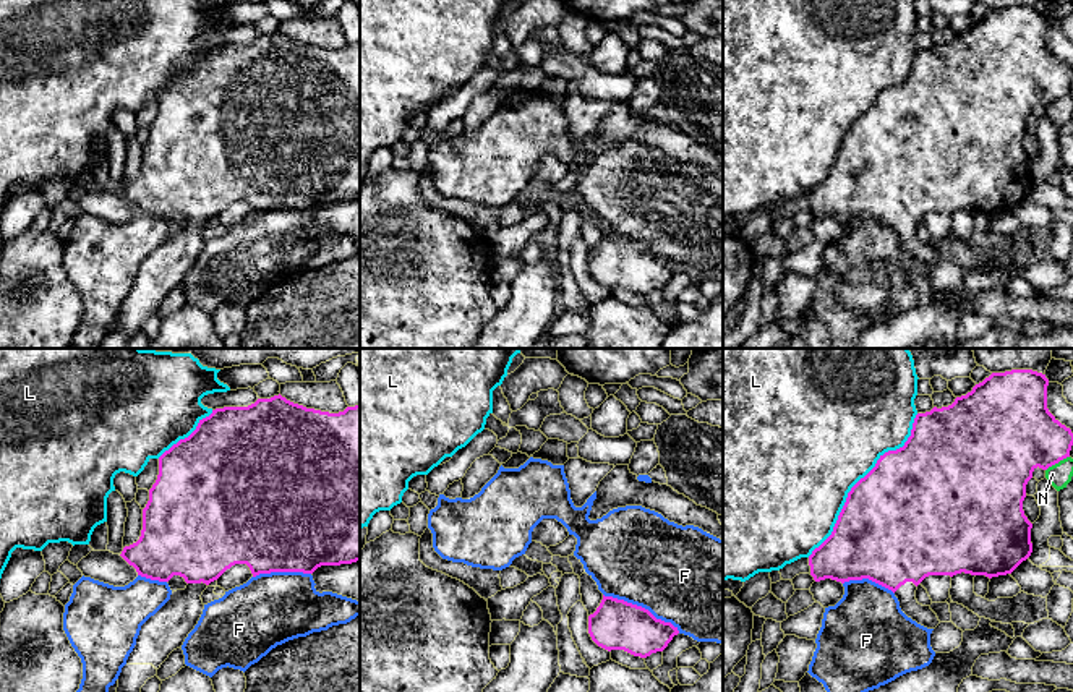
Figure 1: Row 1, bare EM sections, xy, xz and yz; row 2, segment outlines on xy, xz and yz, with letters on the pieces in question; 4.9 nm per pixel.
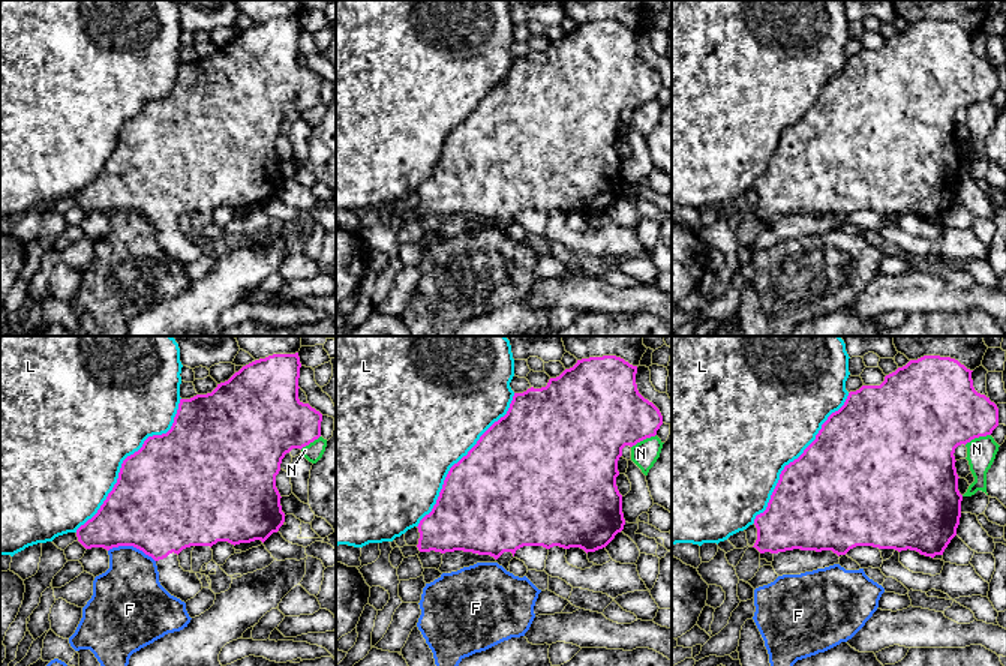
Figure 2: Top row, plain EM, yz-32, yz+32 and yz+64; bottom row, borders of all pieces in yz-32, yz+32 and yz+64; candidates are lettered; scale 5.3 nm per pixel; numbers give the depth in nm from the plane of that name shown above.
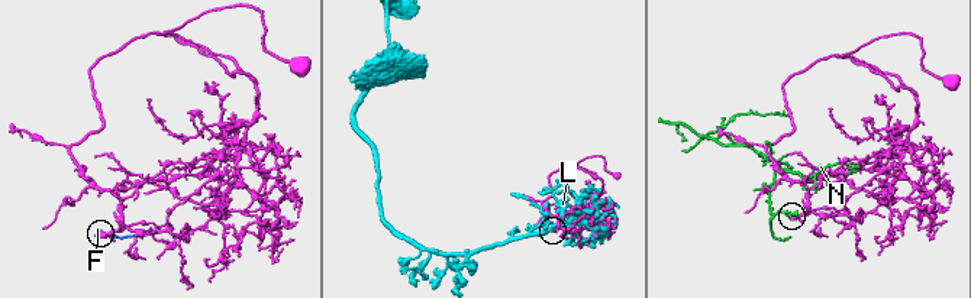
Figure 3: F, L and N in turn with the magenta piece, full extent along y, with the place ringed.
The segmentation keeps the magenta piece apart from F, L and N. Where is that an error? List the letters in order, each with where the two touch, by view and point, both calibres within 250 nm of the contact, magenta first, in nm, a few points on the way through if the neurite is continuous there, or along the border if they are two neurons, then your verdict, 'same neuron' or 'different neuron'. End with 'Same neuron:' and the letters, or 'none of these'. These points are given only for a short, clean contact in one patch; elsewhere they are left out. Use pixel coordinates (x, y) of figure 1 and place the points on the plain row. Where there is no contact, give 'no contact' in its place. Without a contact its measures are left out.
F: contact xz (641, 243); calibres 260 and 480 nm; different neuron
L: contact yz (859, 117); calibres 500 and 500 nm; different neuron
N: contact yz (1057, 99); calibres 400 and 120 nm; different neuron
Same neuron: none of these

